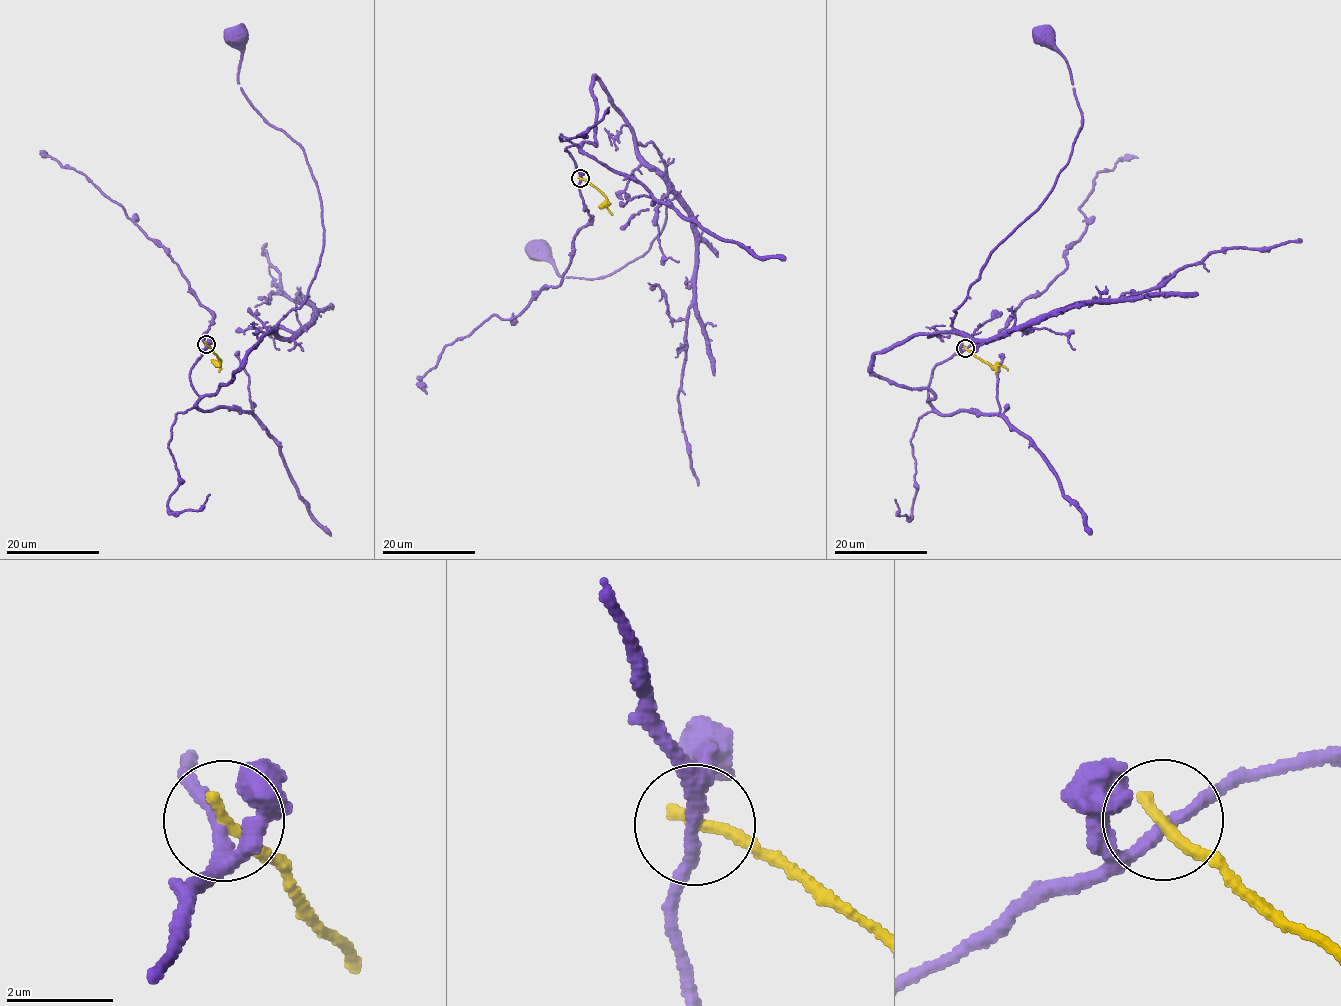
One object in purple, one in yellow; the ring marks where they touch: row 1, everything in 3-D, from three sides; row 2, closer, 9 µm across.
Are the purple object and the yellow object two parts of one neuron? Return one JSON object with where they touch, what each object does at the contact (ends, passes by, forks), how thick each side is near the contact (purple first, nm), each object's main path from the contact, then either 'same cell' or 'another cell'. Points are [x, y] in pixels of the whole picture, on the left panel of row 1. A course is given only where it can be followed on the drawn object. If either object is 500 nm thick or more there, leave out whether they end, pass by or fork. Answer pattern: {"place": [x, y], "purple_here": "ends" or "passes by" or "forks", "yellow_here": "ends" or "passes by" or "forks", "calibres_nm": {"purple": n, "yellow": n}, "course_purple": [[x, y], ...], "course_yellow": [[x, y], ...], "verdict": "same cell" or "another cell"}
{"place": [206, 344], "purple_here": "passes by", "yellow_here": "ends", "calibres_nm": {"purple": 240, "yellow": 240}, "course_purple": [[206, 344], [191, 370], [199, 396], [230, 382], [299, 308], [323, 245], [303, 149], [251, 104], [236, 37]], "course_yellow": [[206, 344], [221, 362], [220, 368]], "verdict": "another cell"}

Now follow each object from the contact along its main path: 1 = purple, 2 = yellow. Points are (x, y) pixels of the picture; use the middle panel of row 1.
1: (581, 179), (565, 150), (595, 145), (594, 78), (658, 151), (666, 216), (599, 278), (540, 253)
2: (581, 179), (606, 197), (612, 215)

